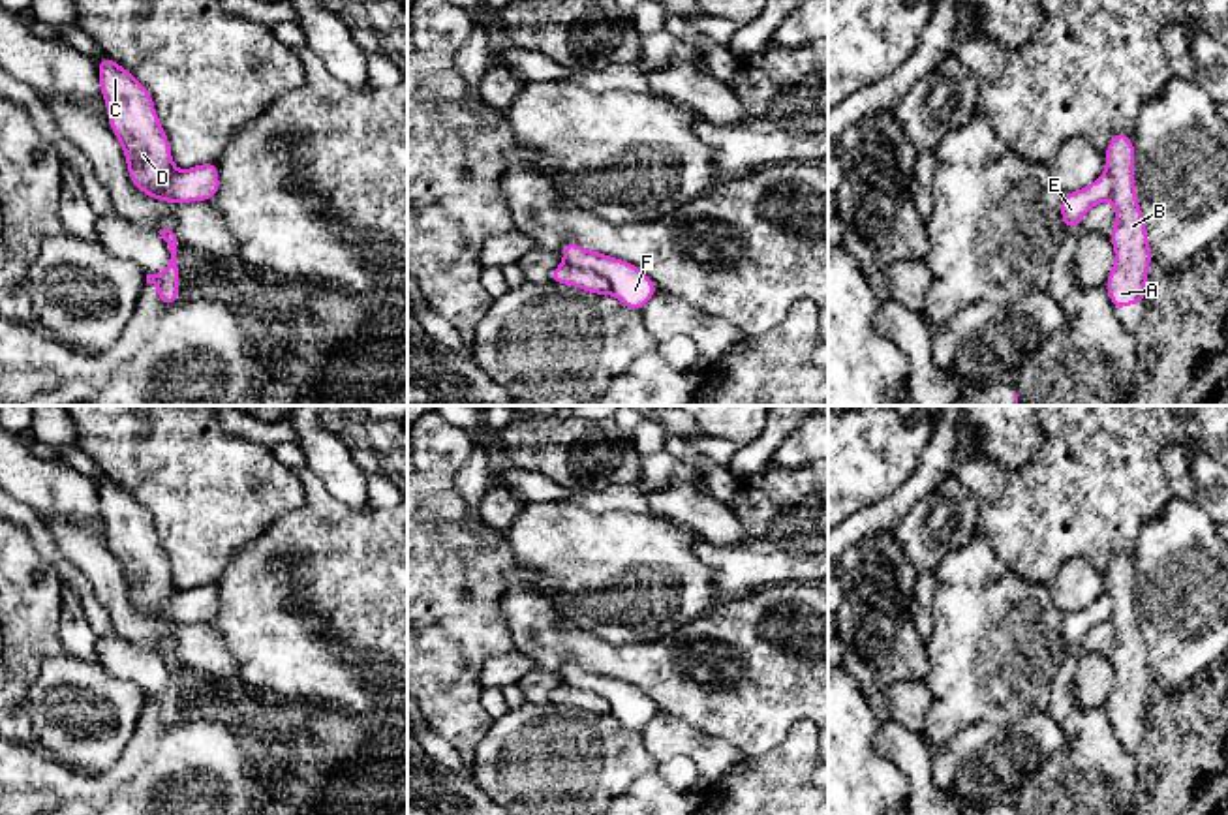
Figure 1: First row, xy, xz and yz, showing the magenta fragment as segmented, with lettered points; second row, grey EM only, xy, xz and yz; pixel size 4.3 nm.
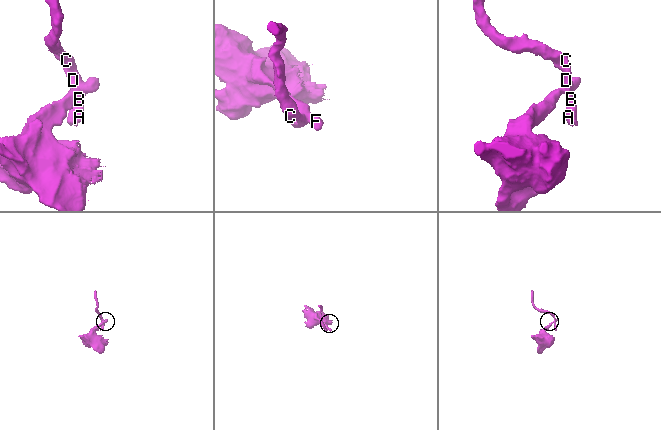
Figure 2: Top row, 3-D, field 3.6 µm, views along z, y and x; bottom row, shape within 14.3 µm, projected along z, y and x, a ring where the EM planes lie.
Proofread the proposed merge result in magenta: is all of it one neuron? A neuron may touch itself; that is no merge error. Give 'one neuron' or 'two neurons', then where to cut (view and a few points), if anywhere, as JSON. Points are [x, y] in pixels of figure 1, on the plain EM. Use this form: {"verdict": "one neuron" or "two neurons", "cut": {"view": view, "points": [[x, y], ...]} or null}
{"verdict": "two neurons", "cut": {"view": "xz", "points": [[566, 682], [594, 690], [611, 712]]}}

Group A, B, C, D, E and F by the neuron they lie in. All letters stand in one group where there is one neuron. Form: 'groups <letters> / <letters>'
groups A B C D / E F

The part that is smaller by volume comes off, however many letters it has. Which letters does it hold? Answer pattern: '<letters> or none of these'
A, B, C, D

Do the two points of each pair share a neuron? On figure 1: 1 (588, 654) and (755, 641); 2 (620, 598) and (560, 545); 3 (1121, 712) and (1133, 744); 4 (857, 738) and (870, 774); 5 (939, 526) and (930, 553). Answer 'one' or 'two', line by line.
1: one
2: one
3: one
4: one
5: one

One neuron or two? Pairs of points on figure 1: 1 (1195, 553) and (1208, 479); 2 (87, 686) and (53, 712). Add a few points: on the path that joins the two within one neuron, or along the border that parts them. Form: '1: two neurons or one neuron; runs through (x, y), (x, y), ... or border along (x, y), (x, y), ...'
1: two neurons; border along (1193, 500), (1208, 517)
2: one neuron; runs through (79, 693), (61, 712)

